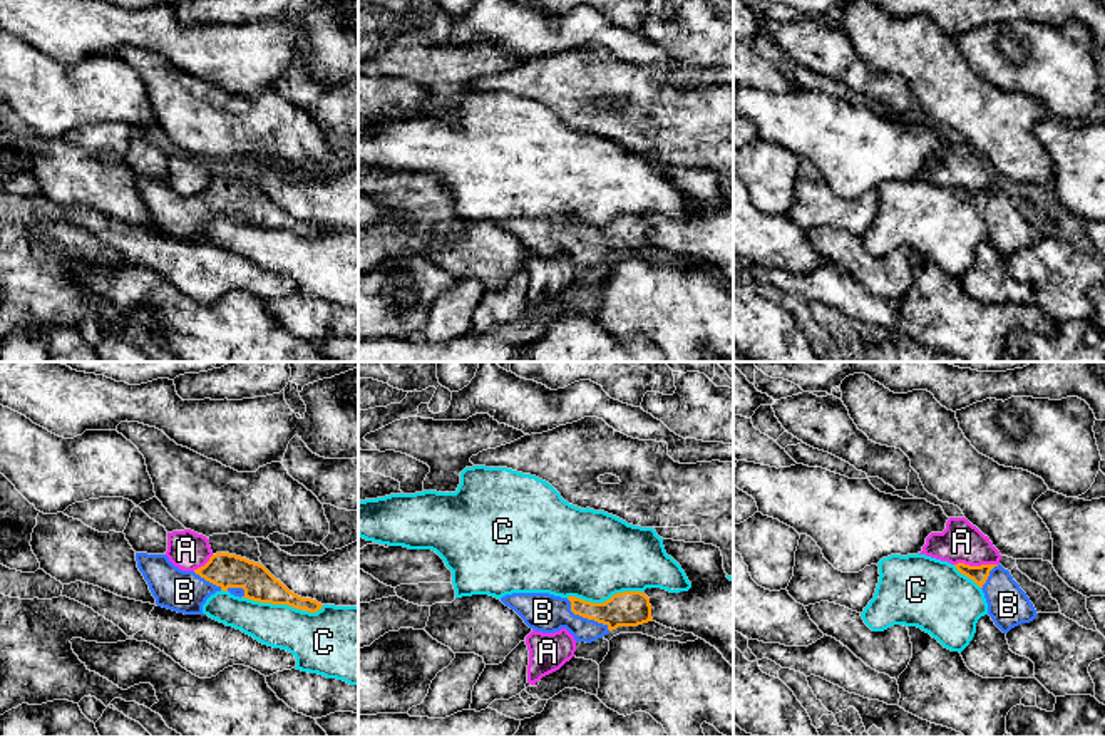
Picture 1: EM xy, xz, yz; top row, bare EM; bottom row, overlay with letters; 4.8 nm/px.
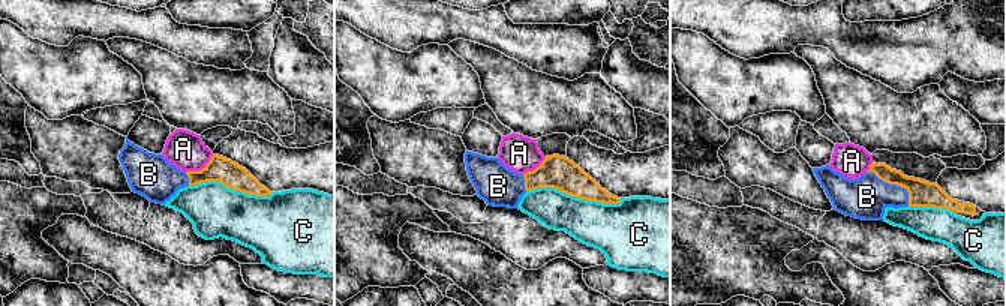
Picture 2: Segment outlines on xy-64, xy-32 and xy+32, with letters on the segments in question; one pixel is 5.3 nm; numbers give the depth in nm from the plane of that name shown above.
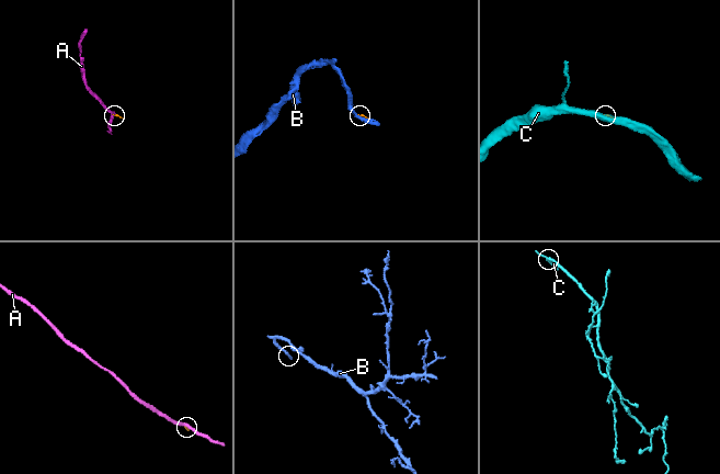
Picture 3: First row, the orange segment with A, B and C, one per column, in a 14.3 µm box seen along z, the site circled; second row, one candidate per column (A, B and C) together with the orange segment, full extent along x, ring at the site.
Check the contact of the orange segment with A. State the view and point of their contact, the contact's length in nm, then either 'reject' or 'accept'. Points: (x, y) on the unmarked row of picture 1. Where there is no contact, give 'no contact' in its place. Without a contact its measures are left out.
yz (976, 191) | 200 nm | reject

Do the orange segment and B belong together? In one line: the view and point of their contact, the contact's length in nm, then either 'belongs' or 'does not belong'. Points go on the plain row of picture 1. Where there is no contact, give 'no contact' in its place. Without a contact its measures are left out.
meets orange in xz at (585, 242); contact 260 nm long; belongs

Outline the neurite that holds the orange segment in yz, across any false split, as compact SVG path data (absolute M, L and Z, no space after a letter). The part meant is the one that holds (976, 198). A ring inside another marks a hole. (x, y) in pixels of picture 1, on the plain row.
M958 188L954 191L983 214L988 240L1003 258L1036 243L1033 228L1001 189L969 191Z

